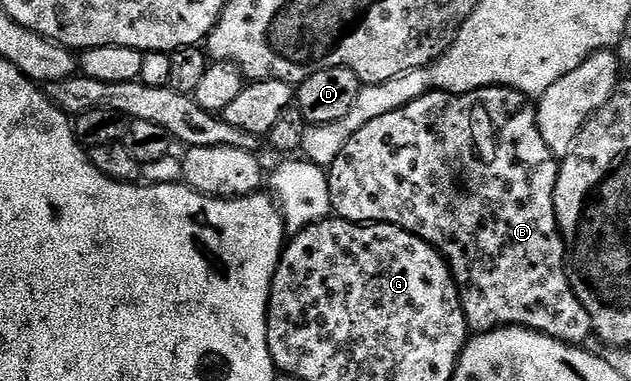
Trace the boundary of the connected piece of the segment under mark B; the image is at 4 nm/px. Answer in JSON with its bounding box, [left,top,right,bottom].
[327,86,592,344]

